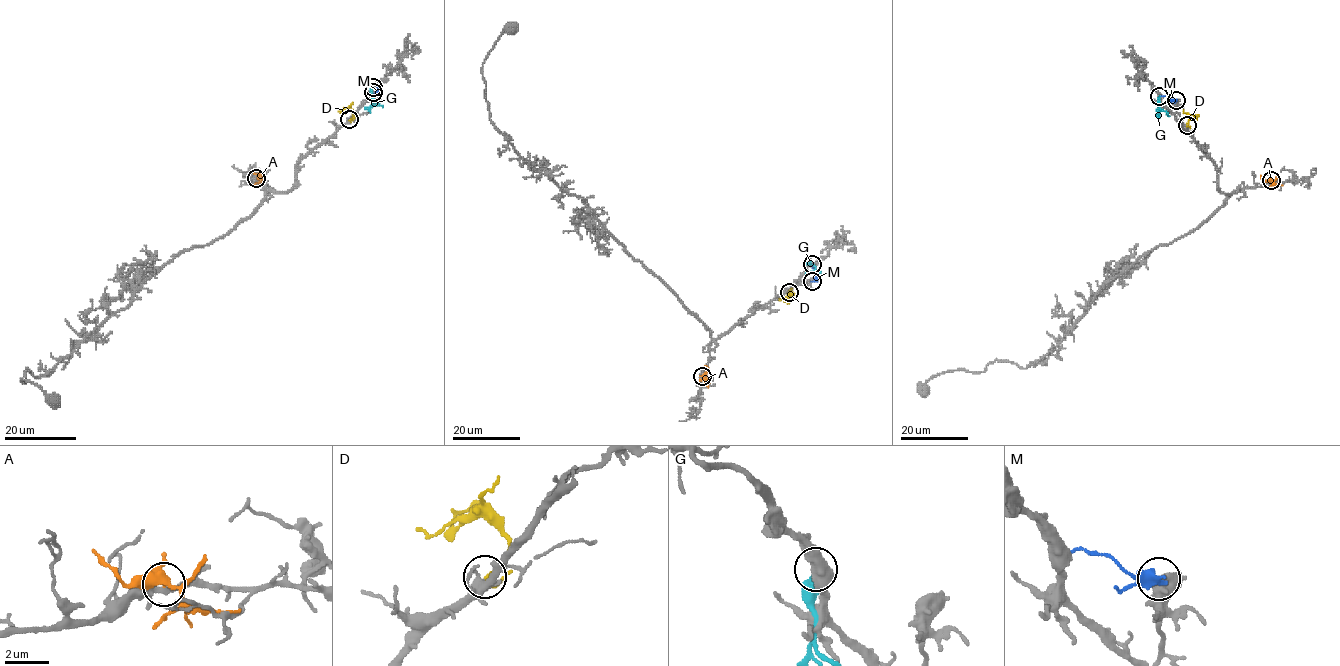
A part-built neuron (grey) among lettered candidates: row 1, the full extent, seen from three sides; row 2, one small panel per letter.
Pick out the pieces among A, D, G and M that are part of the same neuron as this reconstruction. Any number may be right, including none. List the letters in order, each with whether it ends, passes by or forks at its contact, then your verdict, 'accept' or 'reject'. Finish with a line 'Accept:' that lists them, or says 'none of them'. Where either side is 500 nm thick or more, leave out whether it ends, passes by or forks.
A: it ends; reject
D: it passes by; accept
G: it ends; reject
M: it ends; reject
Accept: D

